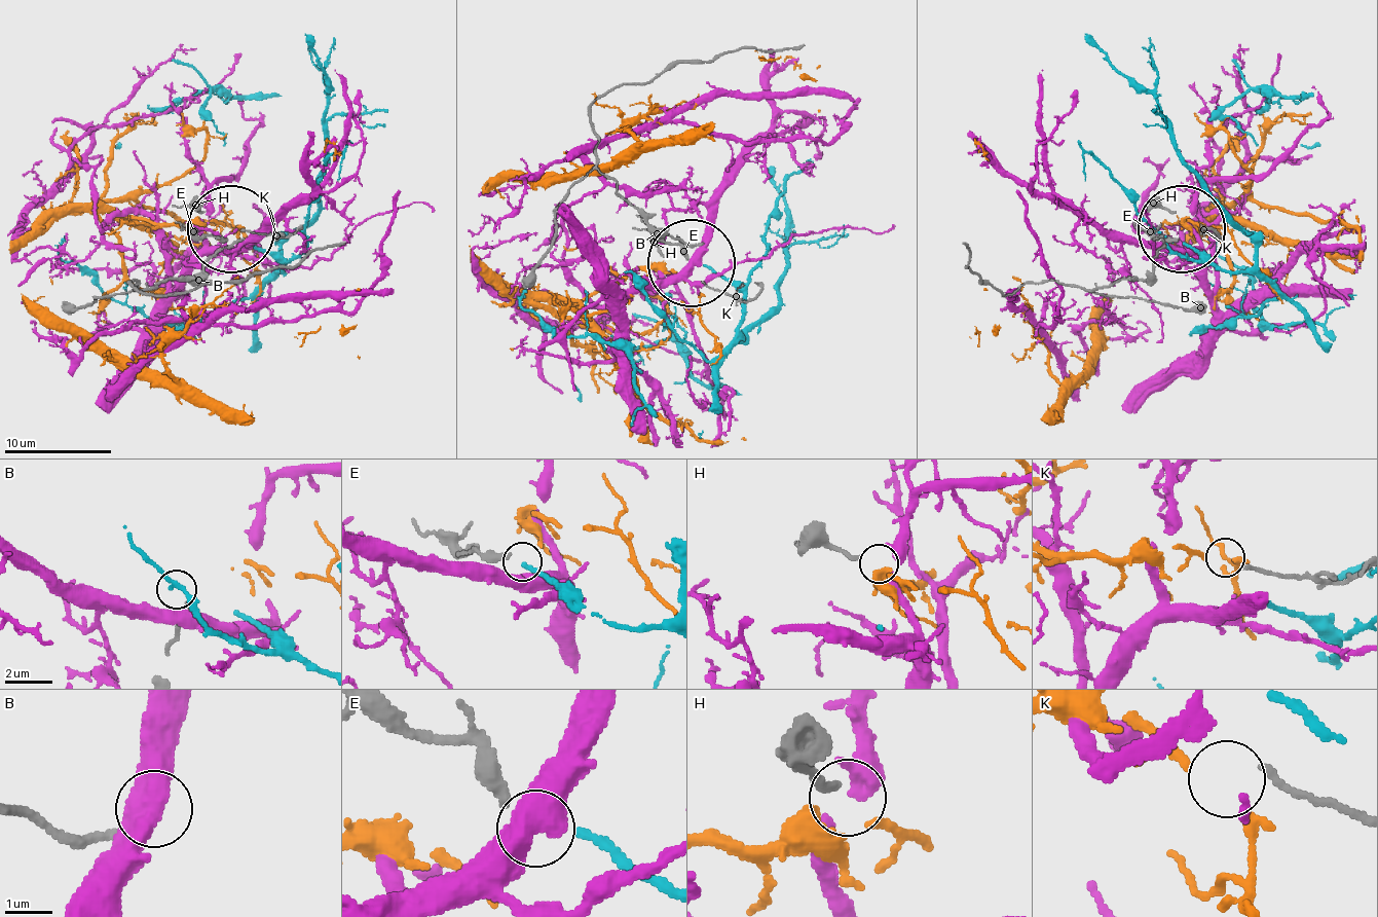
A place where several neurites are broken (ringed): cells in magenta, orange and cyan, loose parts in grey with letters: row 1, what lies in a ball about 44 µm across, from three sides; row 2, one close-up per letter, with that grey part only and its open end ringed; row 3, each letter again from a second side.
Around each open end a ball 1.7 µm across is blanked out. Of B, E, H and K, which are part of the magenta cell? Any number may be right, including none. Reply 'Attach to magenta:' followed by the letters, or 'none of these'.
Attach to magenta: none of these

